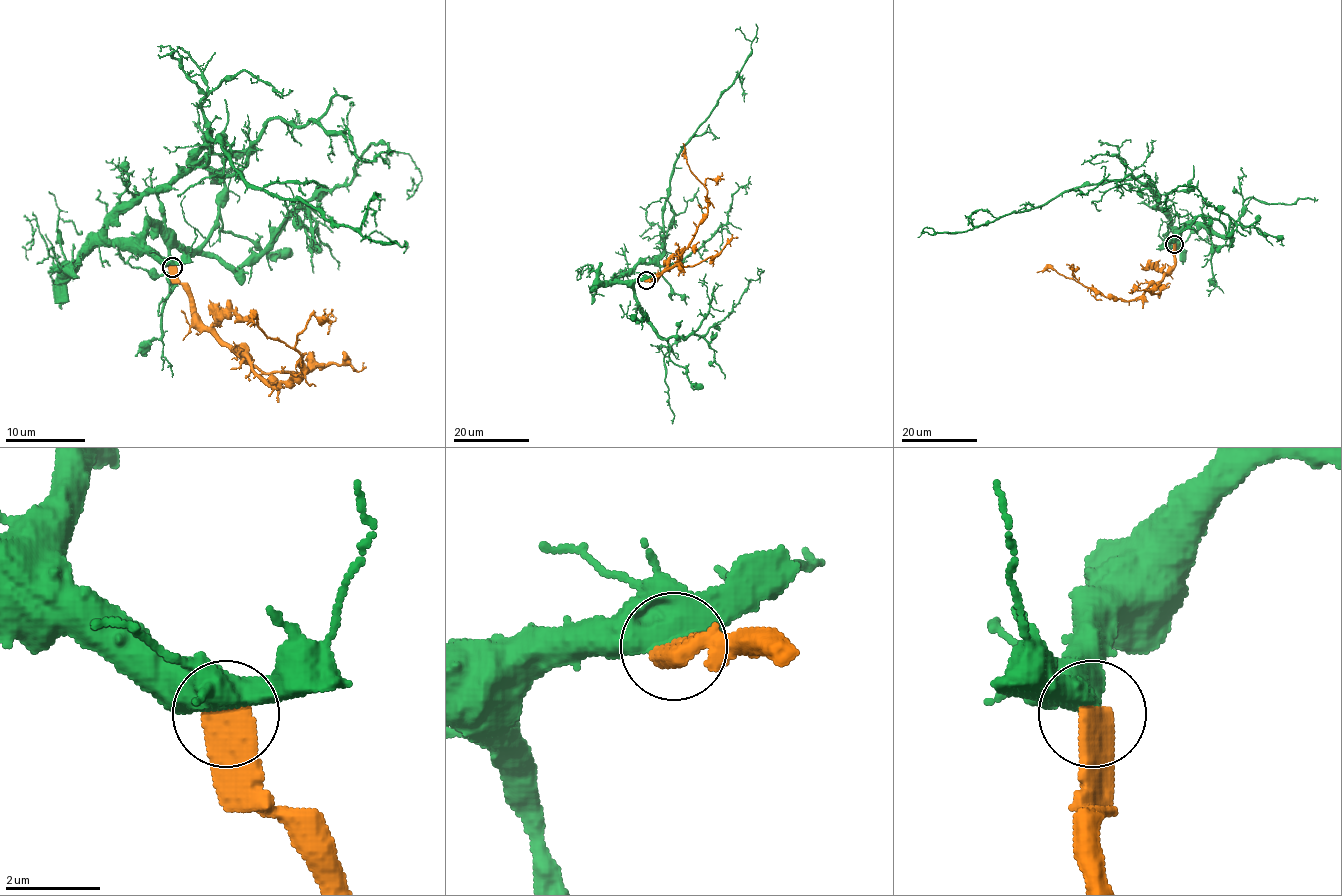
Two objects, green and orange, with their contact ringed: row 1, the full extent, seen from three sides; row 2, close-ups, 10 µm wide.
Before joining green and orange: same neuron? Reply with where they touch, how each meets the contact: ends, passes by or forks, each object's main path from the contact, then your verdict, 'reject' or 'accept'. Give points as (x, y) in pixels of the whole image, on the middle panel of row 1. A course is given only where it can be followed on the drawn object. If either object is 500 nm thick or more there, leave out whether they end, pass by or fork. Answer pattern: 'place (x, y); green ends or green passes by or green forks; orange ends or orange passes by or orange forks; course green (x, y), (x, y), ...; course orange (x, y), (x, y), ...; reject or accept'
place (646, 280); course green (646, 280), (616, 277), (663, 253), (663, 207), (675, 159), (751, 51), (752, 42), (735, 30); course orange (646, 280), (654, 280), (675, 263), (707, 213), (707, 189), (690, 170), (683, 143); accept

